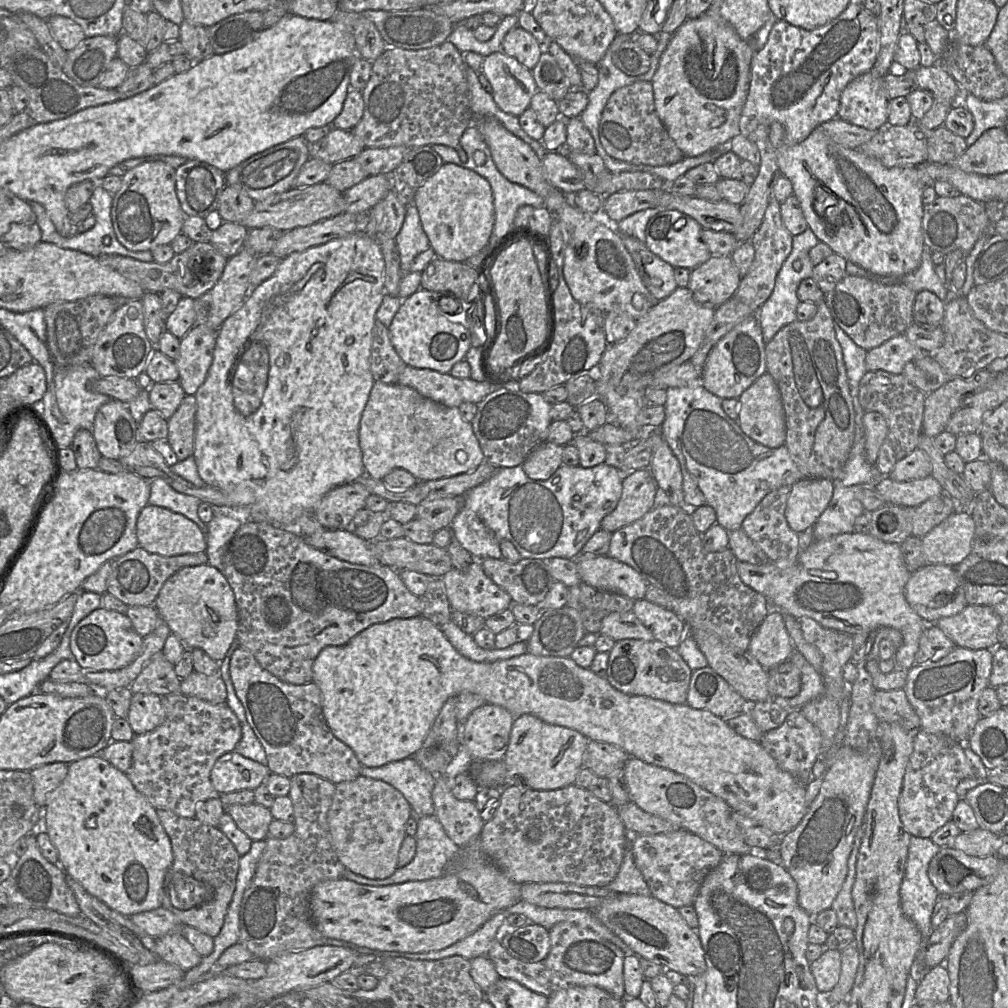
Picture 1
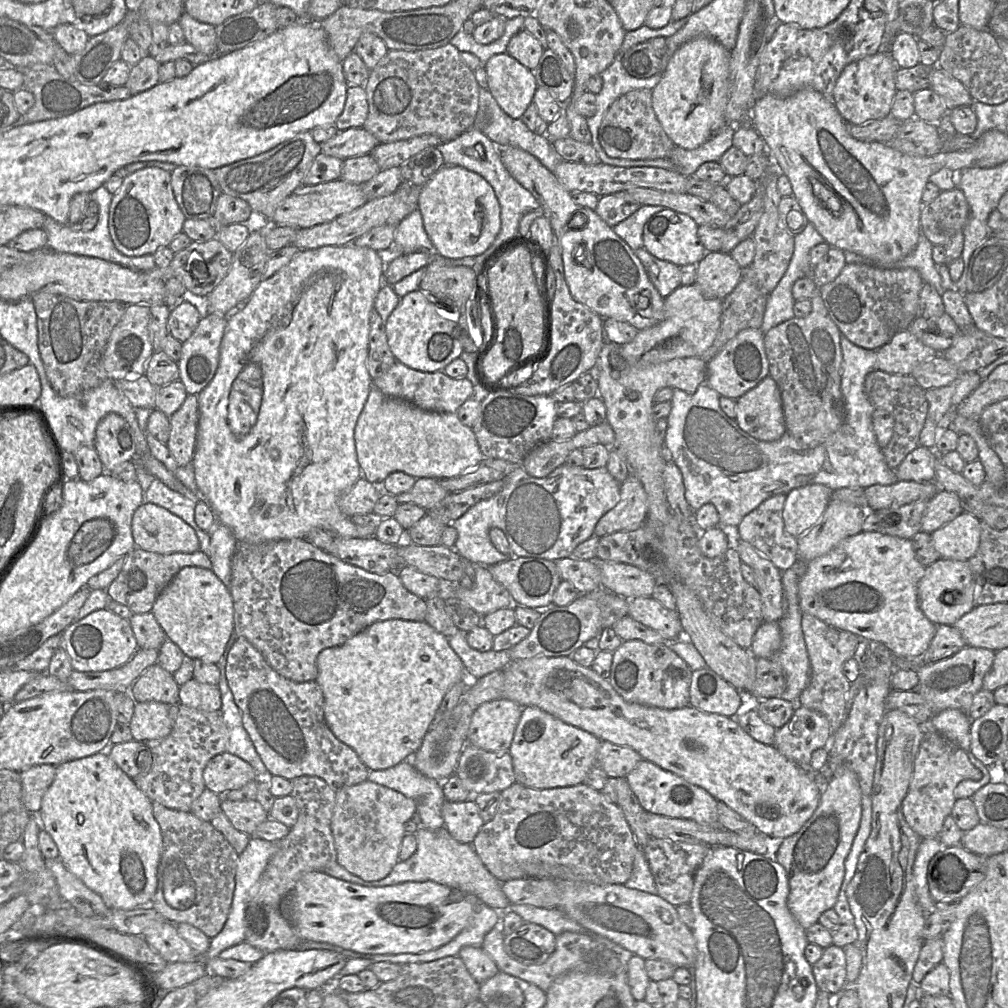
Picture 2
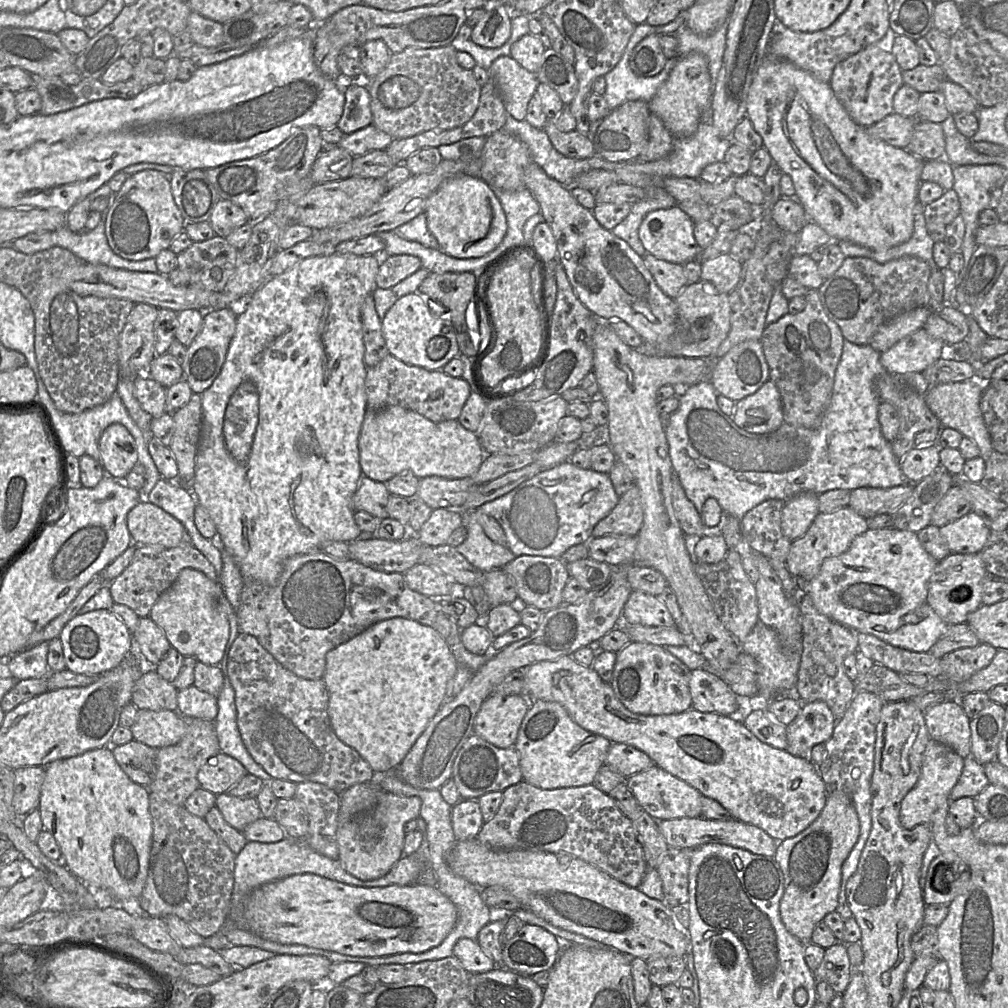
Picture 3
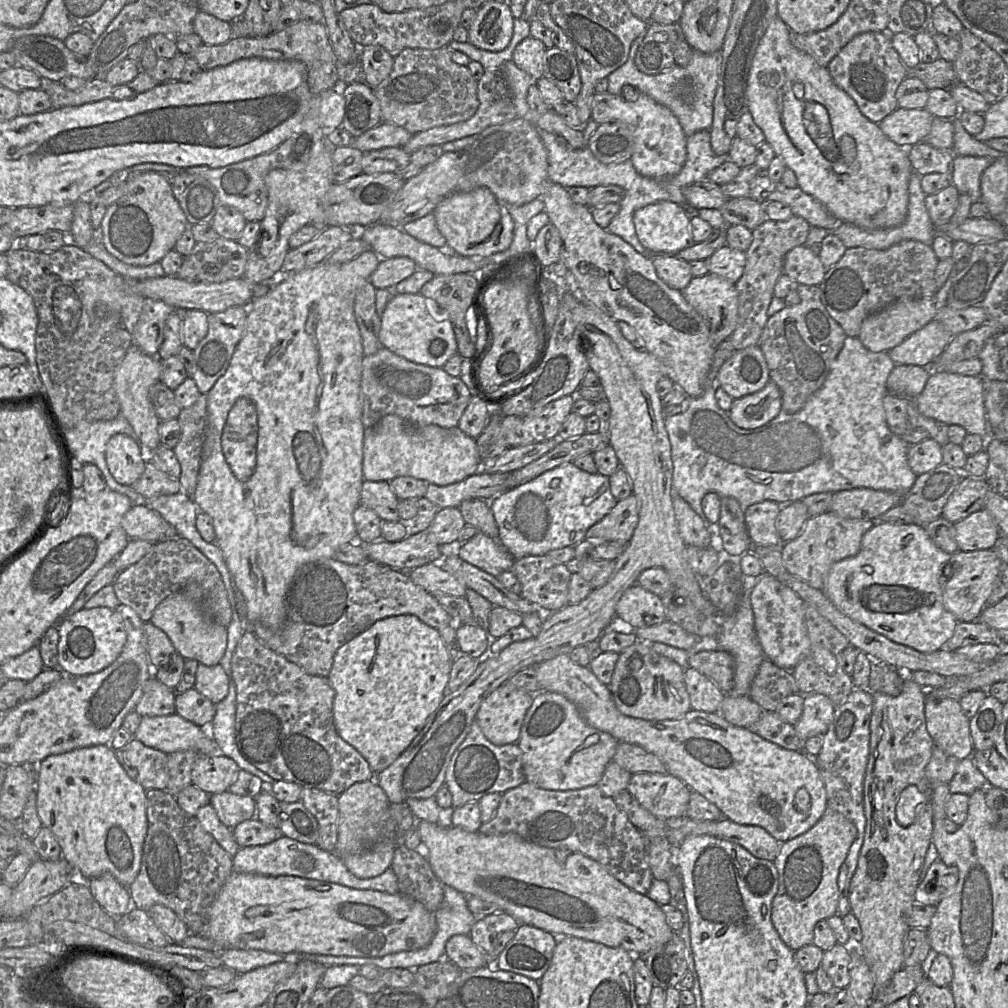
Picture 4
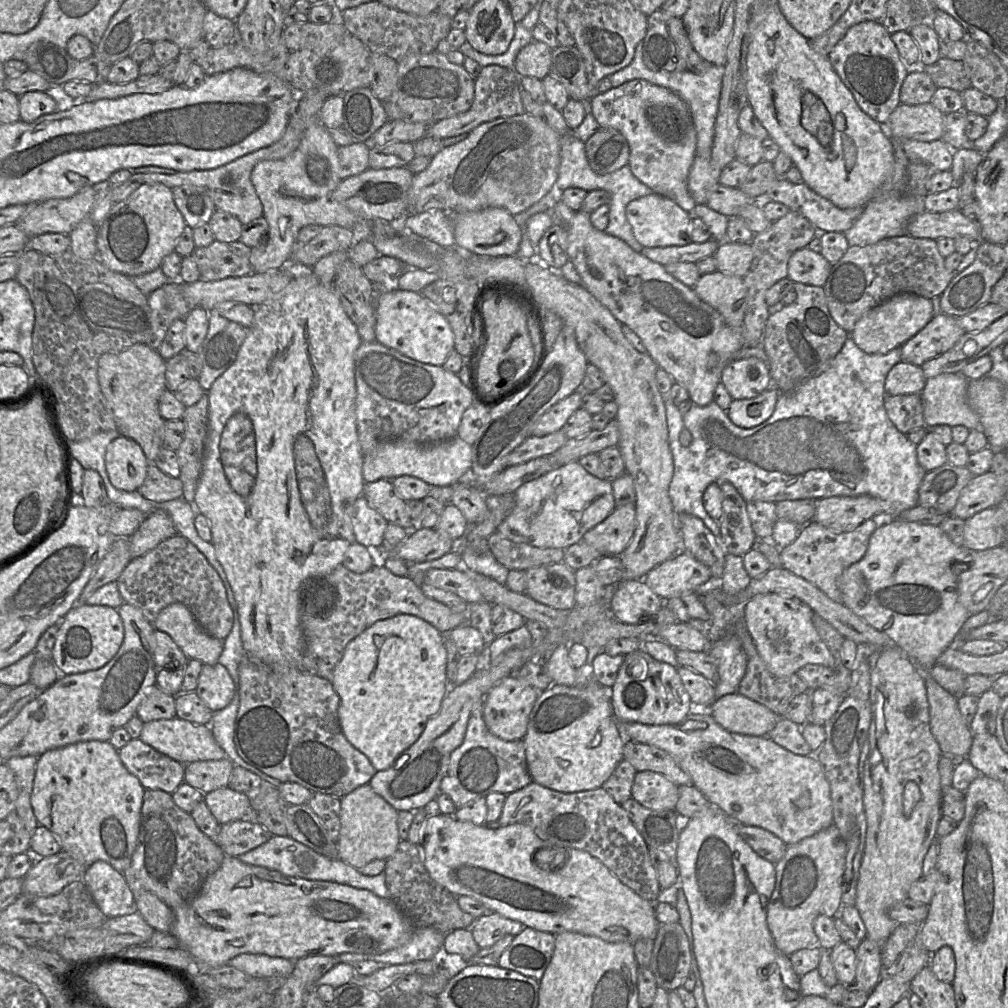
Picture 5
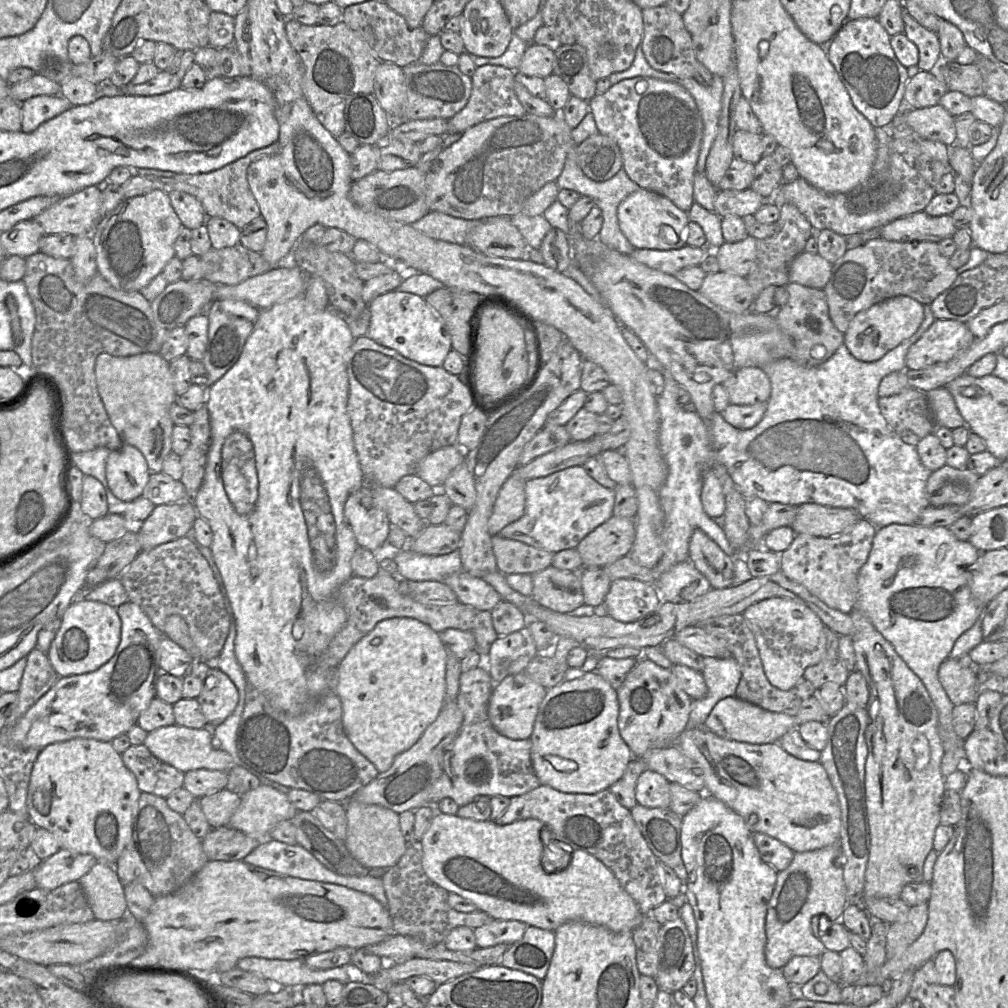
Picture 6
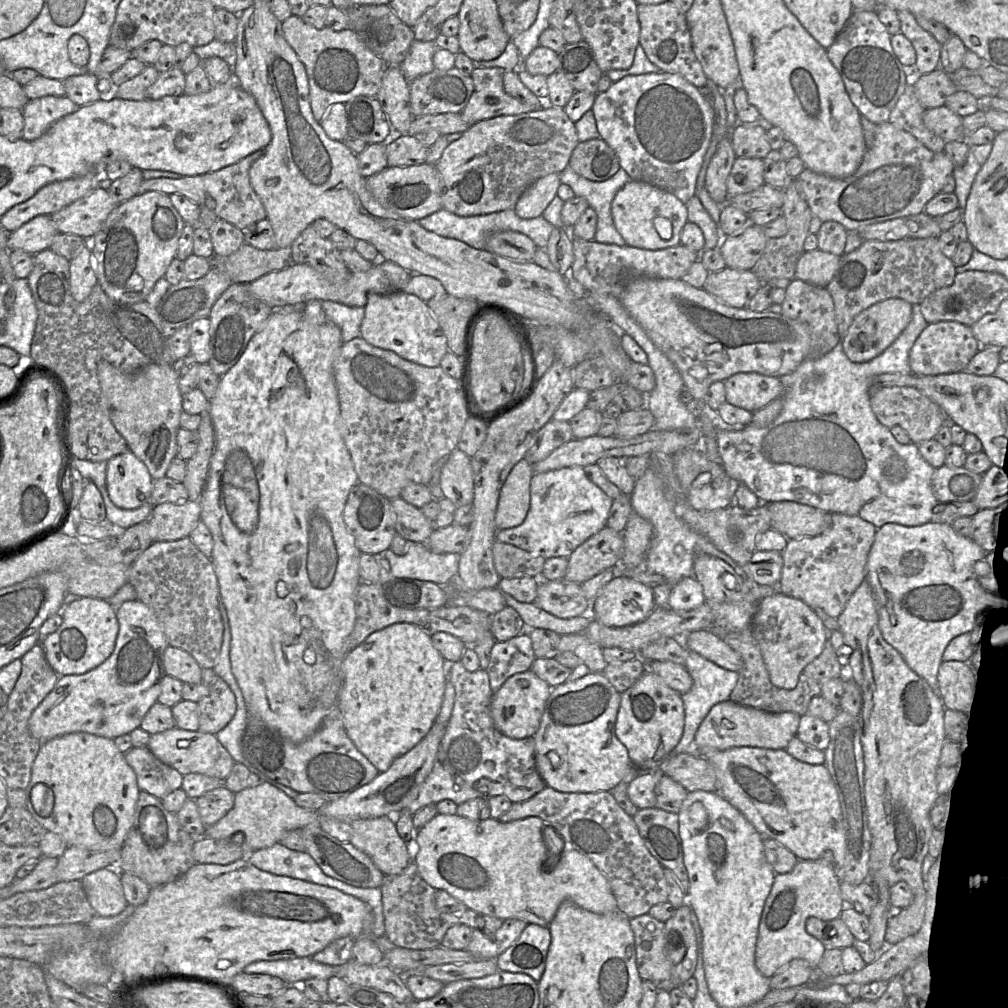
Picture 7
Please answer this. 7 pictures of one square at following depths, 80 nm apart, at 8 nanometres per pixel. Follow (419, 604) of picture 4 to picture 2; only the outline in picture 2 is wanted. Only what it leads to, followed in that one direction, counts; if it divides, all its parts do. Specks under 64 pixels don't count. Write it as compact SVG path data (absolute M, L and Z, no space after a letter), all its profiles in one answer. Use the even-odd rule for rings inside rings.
M306 538L257 544L238 542L231 560L230 593L237 638L247 639L273 670L294 682L317 678L316 661L322 650L342 645L377 621L425 621L427 608L426 600L409 592L397 572L377 574L366 571L316 547Z

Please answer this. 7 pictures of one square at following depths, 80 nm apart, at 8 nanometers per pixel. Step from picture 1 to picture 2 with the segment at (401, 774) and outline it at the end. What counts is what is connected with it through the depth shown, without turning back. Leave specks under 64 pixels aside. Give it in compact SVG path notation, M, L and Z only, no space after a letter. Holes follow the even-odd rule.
M411 760L400 762L387 769L370 770L368 780L387 786L416 800L416 812L422 819L423 827L432 830L444 827L443 781L423 775L414 767Z

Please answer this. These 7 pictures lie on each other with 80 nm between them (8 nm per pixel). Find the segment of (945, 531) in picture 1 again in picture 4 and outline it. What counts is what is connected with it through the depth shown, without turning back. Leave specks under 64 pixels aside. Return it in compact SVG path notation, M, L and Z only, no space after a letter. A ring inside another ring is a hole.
M987 509L973 512L954 523L959 551L992 549L1000 536L998 526Z

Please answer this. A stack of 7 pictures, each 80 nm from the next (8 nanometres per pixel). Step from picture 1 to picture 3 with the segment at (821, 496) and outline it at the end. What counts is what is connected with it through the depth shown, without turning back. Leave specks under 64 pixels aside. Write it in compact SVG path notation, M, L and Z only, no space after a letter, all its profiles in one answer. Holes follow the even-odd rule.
M801 493L784 502L781 531L790 541L803 536L819 514L818 494Z

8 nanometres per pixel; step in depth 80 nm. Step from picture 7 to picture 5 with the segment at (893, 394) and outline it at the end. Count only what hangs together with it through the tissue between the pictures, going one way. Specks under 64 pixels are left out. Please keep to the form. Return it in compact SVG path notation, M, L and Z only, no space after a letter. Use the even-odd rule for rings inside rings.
M920 394L887 395L884 406L889 419L903 434L926 427Z

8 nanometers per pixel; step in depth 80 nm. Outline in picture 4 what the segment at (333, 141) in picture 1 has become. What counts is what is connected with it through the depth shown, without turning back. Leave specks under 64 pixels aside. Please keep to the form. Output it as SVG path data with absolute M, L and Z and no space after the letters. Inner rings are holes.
M381 122L376 127L355 137L350 145L366 153L387 147L403 147L412 136L403 127Z

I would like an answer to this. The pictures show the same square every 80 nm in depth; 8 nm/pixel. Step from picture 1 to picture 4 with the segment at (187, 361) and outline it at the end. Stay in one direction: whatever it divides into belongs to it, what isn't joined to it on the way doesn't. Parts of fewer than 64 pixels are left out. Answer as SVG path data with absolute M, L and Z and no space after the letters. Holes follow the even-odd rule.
M232 306L222 312L208 314L208 332L193 350L195 367L190 376L201 394L207 394L229 366L233 352L243 337L247 314L248 306Z

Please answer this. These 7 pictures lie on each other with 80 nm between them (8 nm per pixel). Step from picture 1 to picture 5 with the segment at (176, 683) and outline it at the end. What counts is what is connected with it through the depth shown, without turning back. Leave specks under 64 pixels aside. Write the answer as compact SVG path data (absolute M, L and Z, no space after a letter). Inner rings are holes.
M153 686L139 704L136 715L142 722L176 717L175 697Z

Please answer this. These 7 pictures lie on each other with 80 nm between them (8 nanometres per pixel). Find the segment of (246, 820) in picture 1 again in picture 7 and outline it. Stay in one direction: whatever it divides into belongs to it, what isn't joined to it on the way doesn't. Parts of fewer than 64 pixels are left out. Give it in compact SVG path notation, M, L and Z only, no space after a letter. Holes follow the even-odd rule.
M224 784L198 797L195 803L203 824L209 827L223 818L233 808L234 797Z

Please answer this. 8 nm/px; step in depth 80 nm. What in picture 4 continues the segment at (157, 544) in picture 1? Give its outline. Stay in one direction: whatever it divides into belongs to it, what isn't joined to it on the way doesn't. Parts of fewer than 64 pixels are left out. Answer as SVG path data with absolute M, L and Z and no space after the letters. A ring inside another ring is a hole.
M133 505L123 516L122 526L129 539L158 543L178 537L175 528L146 505Z

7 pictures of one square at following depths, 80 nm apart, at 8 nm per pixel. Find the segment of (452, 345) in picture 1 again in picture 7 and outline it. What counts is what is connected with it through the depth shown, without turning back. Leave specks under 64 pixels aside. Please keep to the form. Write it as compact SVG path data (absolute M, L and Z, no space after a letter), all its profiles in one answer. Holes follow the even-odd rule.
M404 291L370 294L364 309L360 337L366 342L425 367L440 365L448 351L447 339L426 302Z

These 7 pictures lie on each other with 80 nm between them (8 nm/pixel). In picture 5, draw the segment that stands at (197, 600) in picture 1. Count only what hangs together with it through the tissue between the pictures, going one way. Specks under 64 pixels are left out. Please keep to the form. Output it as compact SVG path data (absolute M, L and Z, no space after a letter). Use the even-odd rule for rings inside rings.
M172 603L162 609L153 625L167 633L188 659L196 659L206 665L218 663L224 640L205 632L184 604Z

